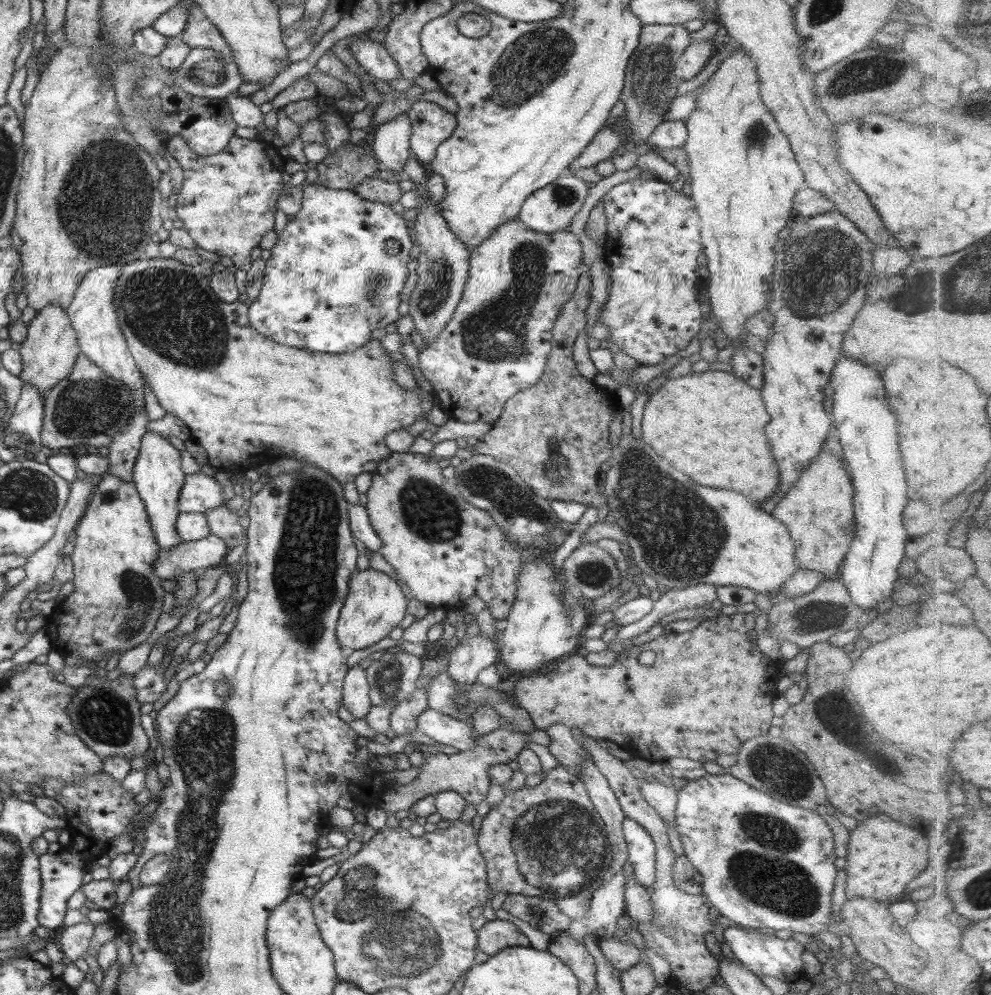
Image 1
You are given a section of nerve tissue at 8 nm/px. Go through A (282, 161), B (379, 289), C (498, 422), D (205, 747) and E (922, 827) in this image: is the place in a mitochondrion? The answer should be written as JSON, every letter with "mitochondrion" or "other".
{"A":"other","B":"mitochondrion","C":"other","D":"mitochondrion","E":"other"}

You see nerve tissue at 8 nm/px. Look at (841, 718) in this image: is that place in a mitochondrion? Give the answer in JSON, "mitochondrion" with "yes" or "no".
{"mitochondrion":"yes"}

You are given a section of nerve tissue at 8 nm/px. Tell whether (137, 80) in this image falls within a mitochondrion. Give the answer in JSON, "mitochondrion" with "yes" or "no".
{"mitochondrion":"yes"}

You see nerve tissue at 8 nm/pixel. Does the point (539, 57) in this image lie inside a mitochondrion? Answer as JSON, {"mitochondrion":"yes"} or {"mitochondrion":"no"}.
{"mitochondrion":"yes"}

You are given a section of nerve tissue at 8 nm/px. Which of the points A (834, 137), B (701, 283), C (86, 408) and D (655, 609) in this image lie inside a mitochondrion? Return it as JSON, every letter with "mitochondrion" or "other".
{"A":"other","B":"other","C":"mitochondrion","D":"other"}

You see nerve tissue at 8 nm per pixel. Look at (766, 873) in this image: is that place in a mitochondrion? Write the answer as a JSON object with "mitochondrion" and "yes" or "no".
{"mitochondrion":"yes"}

